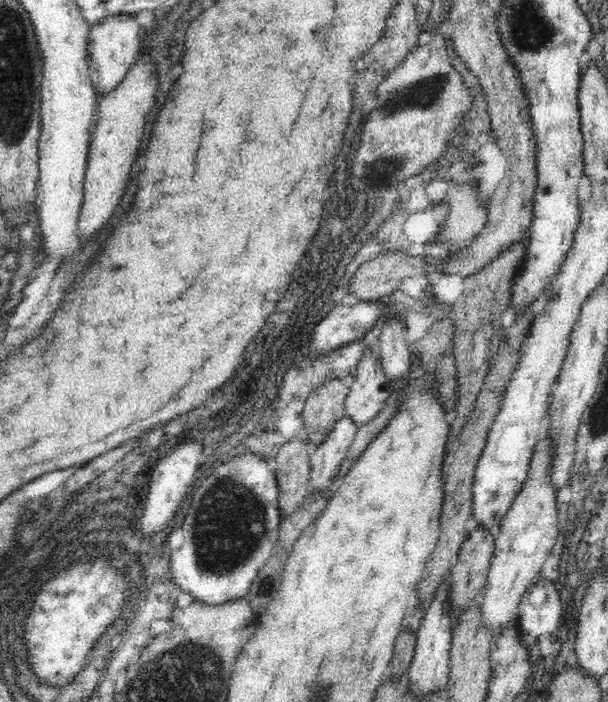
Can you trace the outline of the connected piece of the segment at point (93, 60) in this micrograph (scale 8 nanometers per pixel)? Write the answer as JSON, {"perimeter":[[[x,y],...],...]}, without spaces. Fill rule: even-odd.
{"perimeter":[[[112,13],[102,17],[97,24],[88,30],[88,69],[89,78],[94,91],[100,95],[108,95],[124,81],[126,74],[135,64],[141,51],[141,34],[143,27],[130,13]]]}

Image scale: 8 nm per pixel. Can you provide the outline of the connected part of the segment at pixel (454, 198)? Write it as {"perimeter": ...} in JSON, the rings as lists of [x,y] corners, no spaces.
{"perimeter":[[[458,184],[446,194],[452,212],[440,231],[440,240],[444,244],[454,242],[454,248],[466,250],[486,227],[486,208],[476,204],[474,192],[476,190],[470,184]]]}

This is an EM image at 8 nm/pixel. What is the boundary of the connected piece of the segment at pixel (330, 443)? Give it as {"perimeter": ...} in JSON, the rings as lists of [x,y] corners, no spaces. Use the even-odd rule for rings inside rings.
{"perimeter":[[[347,413],[336,421],[325,438],[311,449],[310,491],[323,491],[338,474],[342,460],[354,440],[358,424]]]}

